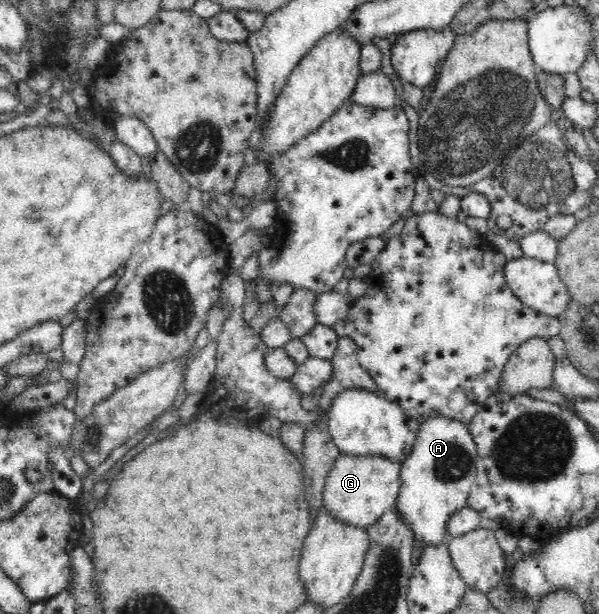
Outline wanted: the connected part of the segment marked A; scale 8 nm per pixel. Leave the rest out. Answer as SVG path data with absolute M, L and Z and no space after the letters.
M433 417L432 419L426 420L424 423L420 425L415 445L410 453L410 456L404 460L403 463L401 463L401 485L400 490L397 496L397 501L395 504L395 511L398 513L398 516L412 529L413 532L413 539L415 542L415 547L420 548L422 544L419 544L418 542L425 542L423 544L424 547L426 546L436 546L438 542L446 542L448 539L448 529L446 529L446 526L448 526L448 520L450 520L450 516L454 512L456 512L459 508L464 508L464 506L467 506L467 498L470 494L471 486L473 483L473 480L476 478L477 475L477 446L475 445L473 436L471 435L471 432L469 431L469 427L465 424L462 424L462 422L455 420L455 419L446 419L441 417Z

